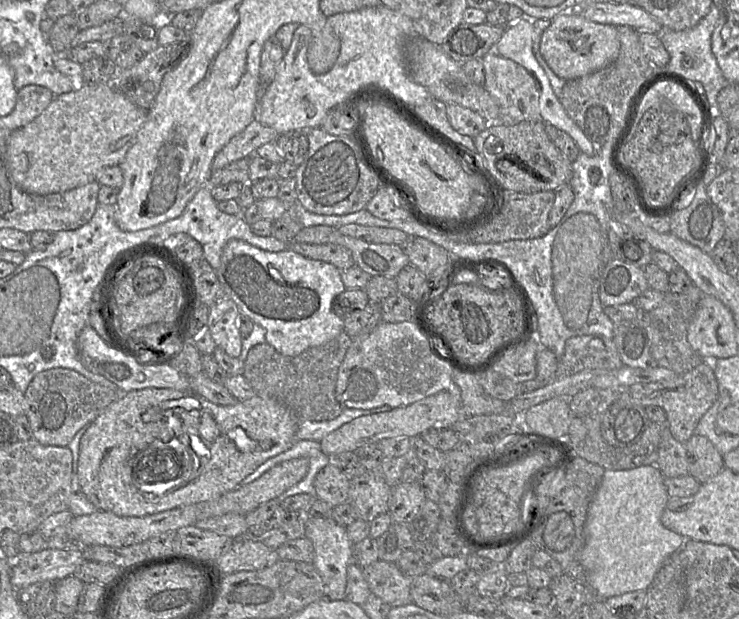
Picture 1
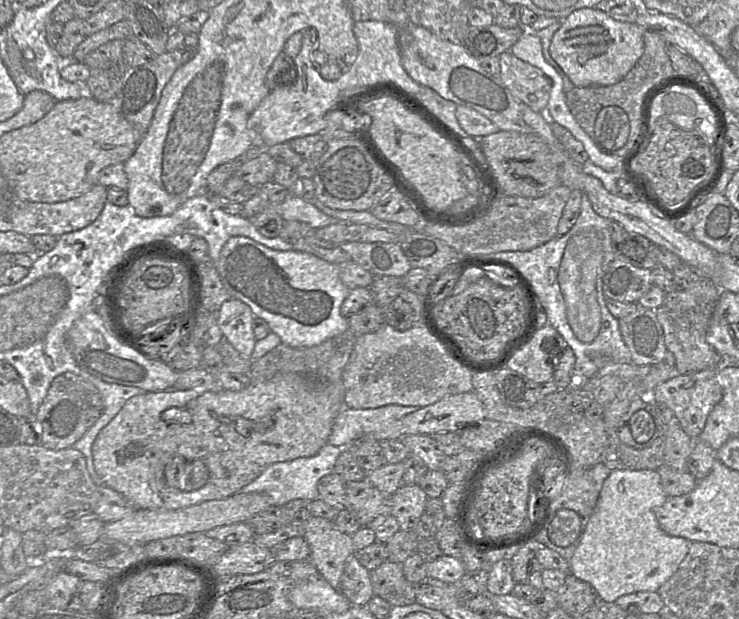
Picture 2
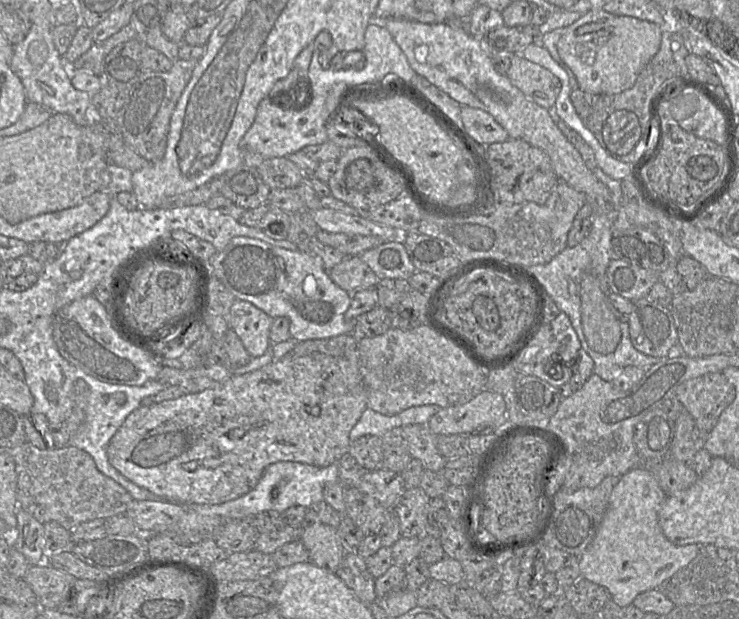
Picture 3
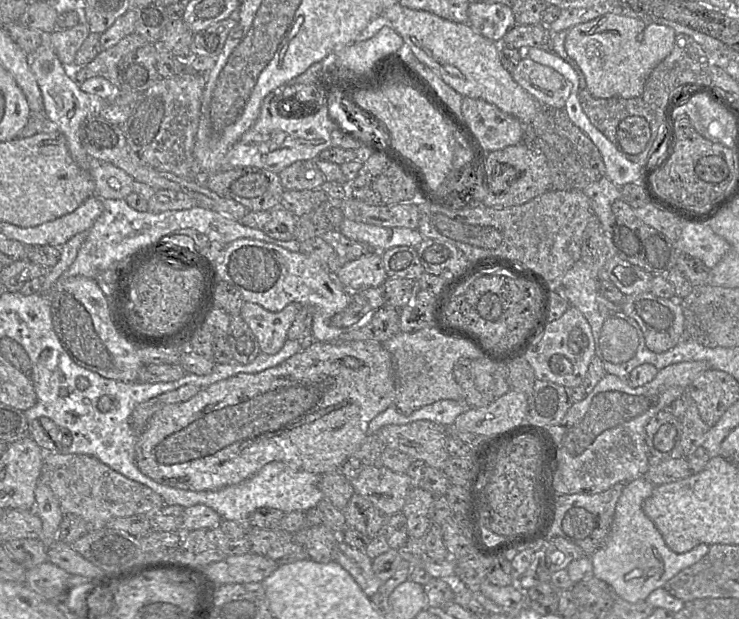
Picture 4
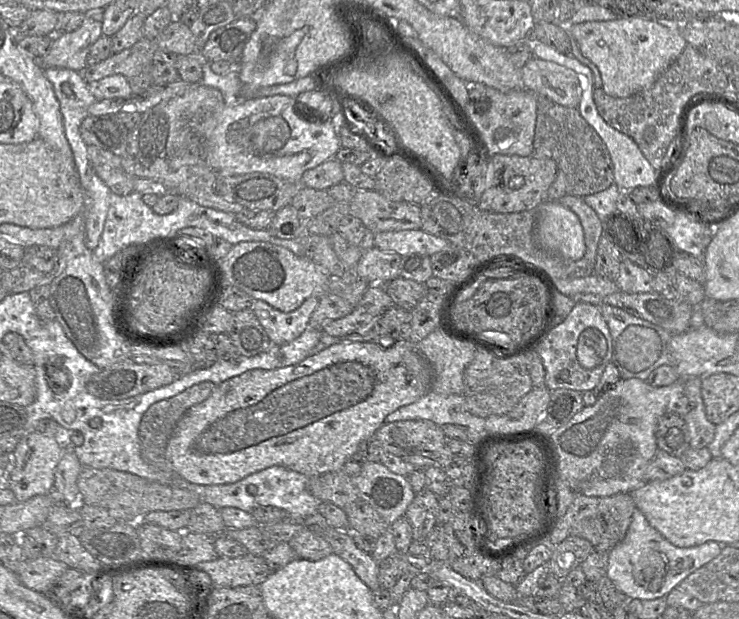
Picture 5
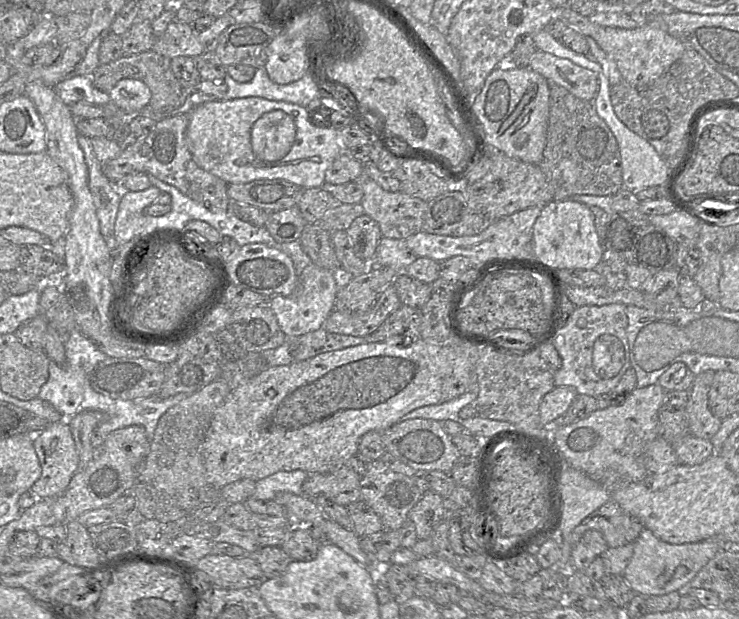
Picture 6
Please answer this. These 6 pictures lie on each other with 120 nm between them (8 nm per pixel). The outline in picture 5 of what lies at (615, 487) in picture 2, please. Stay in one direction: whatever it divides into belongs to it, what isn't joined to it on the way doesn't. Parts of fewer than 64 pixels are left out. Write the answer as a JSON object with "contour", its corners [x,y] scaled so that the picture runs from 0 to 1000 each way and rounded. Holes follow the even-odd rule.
{"contour":[[[861,821],[846,869],[823,892],[820,931],[850,966],[885,969],[893,964],[901,964],[934,927],[970,900],[977,885],[978,880],[968,874],[958,874],[953,879],[931,885],[915,884],[884,853],[871,830]]]}

